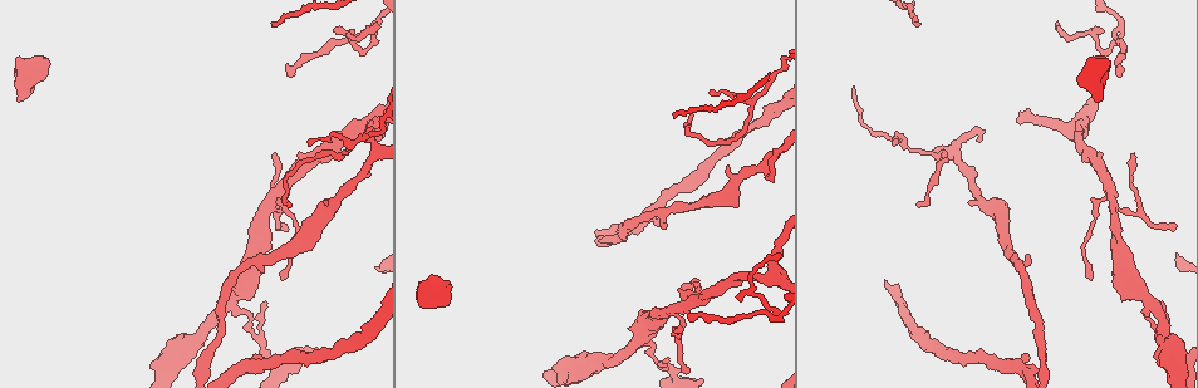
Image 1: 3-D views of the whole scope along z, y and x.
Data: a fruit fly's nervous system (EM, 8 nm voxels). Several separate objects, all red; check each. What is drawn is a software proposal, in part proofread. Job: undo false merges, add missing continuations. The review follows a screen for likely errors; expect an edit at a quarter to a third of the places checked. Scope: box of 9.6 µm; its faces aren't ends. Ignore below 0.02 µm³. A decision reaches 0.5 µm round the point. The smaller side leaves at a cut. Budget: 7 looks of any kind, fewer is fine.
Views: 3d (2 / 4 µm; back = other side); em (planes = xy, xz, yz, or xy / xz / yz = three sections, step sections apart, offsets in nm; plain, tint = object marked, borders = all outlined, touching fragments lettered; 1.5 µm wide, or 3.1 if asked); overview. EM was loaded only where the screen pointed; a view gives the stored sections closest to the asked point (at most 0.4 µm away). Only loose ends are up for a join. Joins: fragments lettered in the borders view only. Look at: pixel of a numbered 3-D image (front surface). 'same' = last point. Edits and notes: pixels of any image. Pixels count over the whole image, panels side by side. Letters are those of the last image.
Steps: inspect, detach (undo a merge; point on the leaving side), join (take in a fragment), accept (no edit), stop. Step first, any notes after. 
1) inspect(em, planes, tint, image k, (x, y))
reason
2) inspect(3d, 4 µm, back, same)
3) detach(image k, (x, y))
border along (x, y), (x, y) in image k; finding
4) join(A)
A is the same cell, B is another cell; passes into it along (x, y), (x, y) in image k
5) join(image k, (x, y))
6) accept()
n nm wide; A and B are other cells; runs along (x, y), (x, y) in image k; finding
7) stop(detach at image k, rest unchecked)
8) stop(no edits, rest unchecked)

inspect(3d, 2 µm, image 1, (308, 143))
thin end

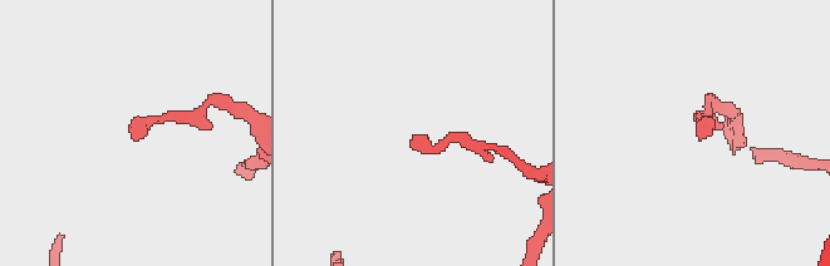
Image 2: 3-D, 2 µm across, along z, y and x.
inspect(em, planes, tint, image 2, (698, 139))
now the EM

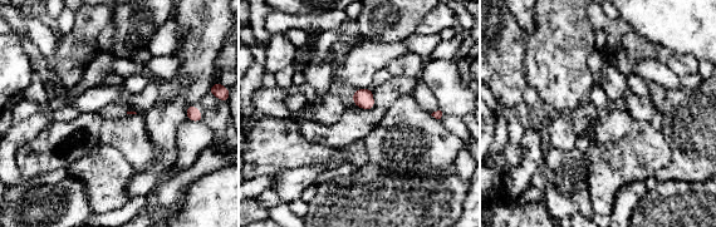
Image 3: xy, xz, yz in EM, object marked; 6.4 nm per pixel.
inspect(em, planes, borders, same)

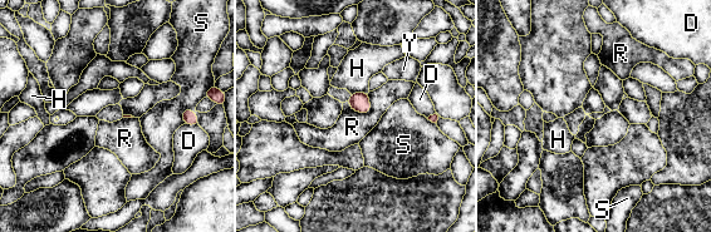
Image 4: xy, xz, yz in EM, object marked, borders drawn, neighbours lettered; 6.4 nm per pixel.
accept()
R touches over 170 nm; D, H, R, S and Y are other cells; border along (348, 100), (358, 112), (371, 110) in image 4; no lettered fragment goes on from it

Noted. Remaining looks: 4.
inspect(3d, 2 µm, image 1, (769, 178))
free end

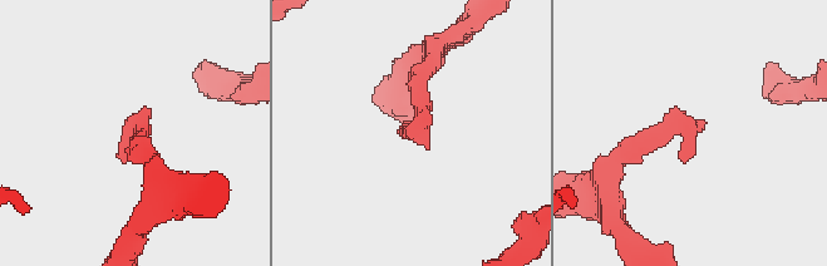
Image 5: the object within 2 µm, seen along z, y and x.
inspect(em, 3.1 µm, xz, step 16, tint, image 5, (126, 145))
now the EM

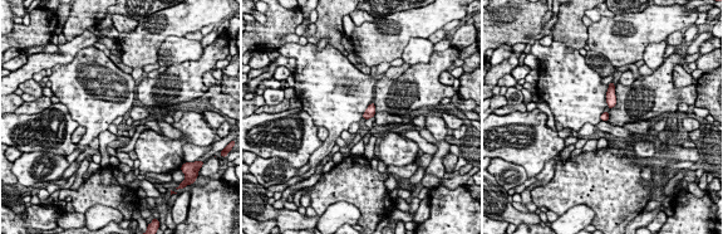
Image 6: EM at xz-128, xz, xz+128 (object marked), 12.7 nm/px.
inspect(em, 3.1 µm, xy, step 16, borders, same)
another direction

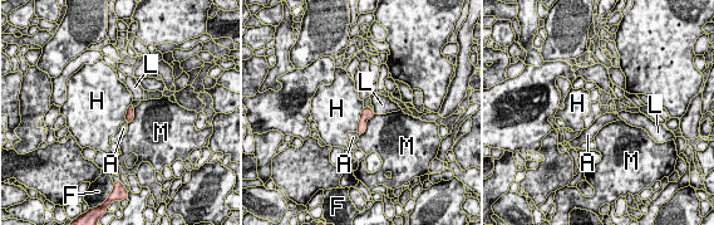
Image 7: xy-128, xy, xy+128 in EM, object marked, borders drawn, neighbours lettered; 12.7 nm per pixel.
accept()
A, F, H, L and M are other cells; border along (364, 108), (355, 131) in image 7; none of them fits

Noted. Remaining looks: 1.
inspect(em, planes, borders, image 1, (1096, 98))

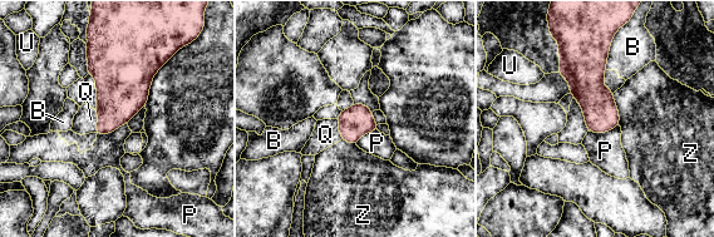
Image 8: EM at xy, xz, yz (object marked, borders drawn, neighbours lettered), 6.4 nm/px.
join(Q)
B touches over 220 nm; Q is the same cell, B, P, U and Z are other cells; the neuron continues

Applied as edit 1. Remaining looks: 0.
stop(join at image 8, rest unchecked)

